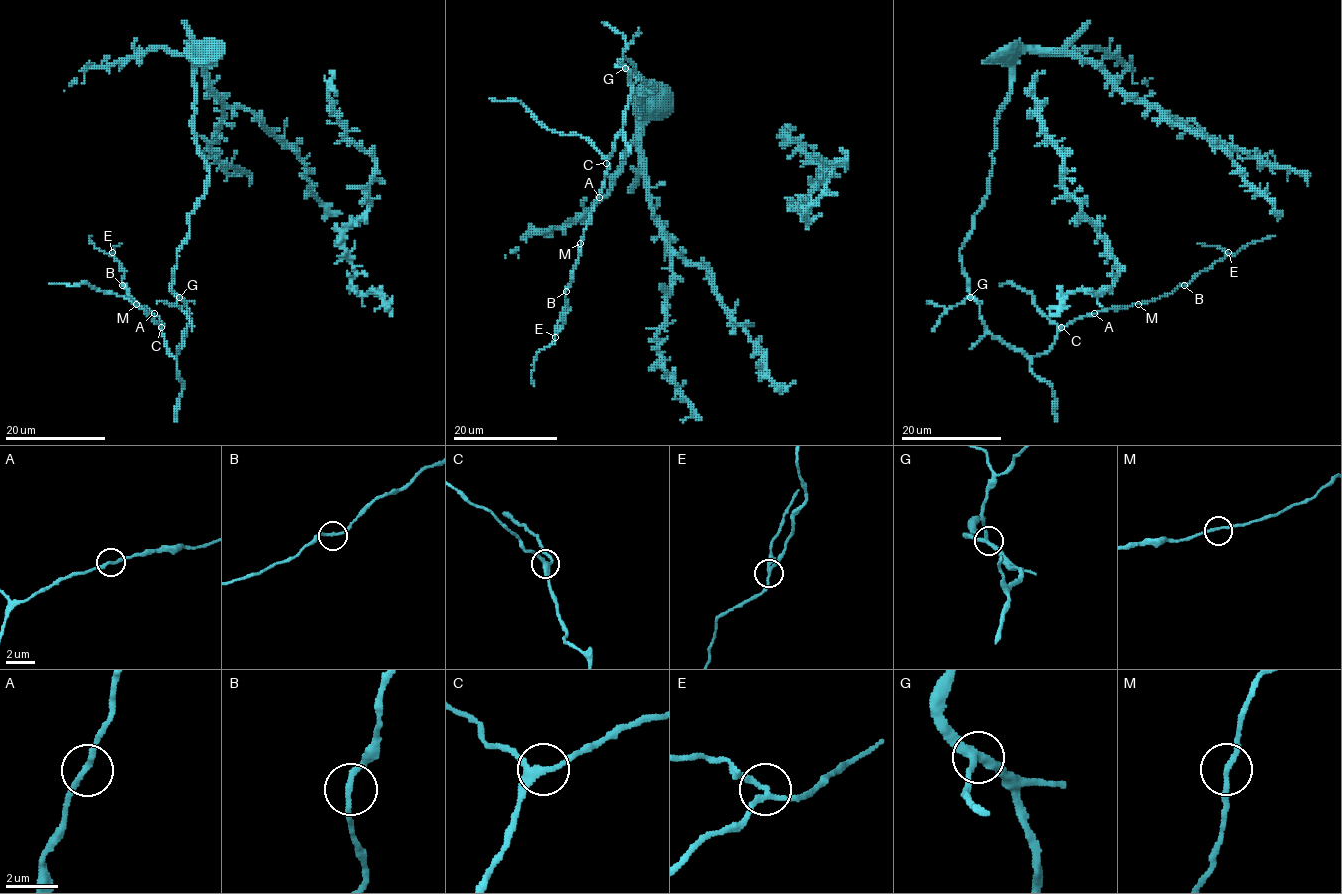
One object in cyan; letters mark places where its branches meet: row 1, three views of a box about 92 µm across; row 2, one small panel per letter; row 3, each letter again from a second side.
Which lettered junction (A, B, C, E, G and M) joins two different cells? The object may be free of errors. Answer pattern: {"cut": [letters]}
{"cut": ["E"]}

